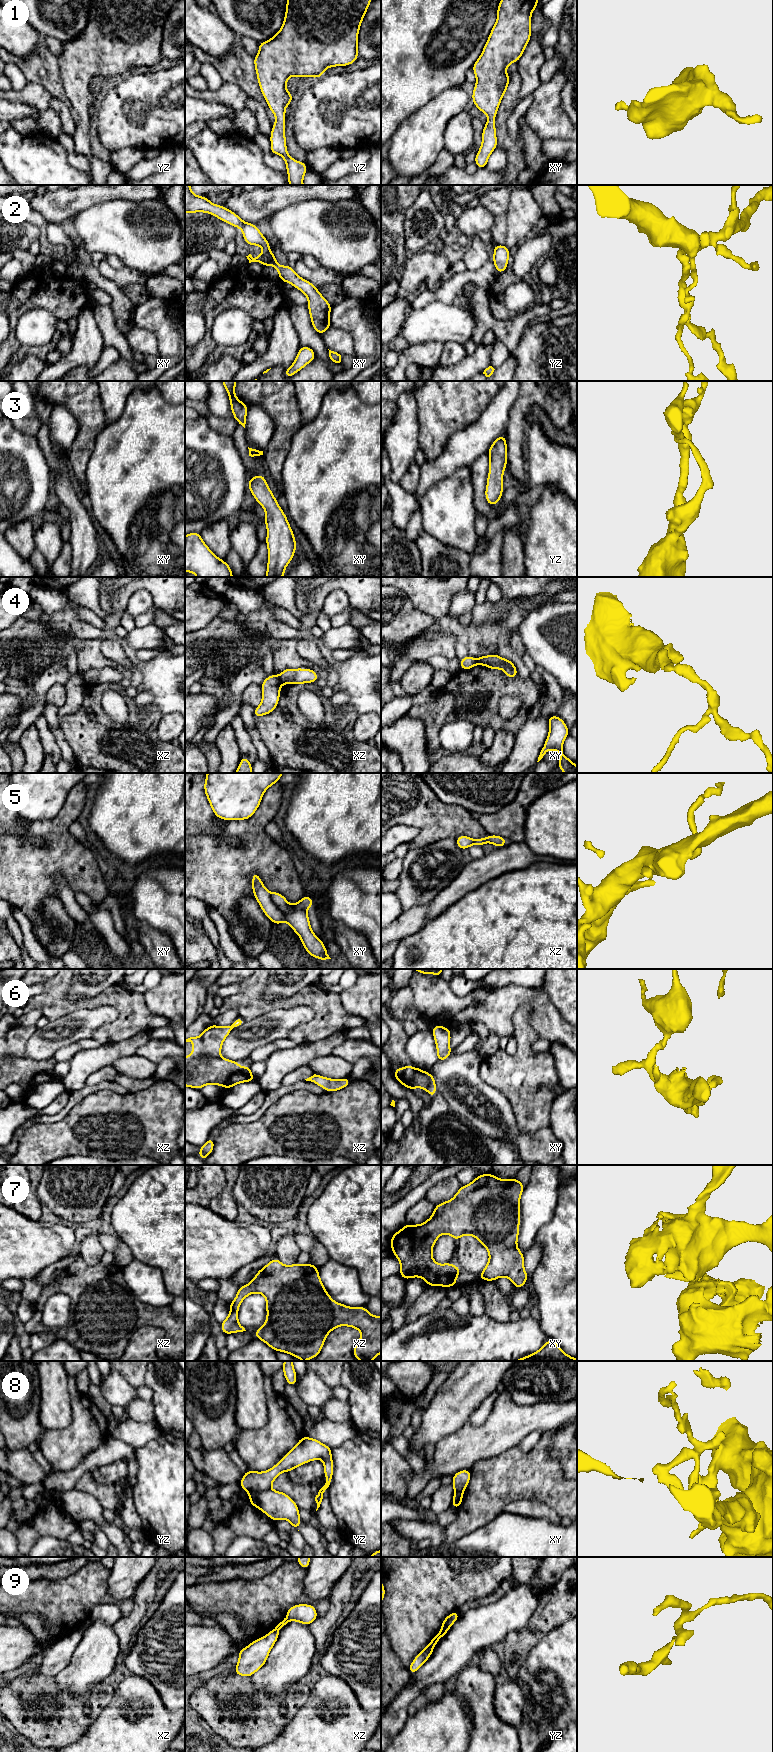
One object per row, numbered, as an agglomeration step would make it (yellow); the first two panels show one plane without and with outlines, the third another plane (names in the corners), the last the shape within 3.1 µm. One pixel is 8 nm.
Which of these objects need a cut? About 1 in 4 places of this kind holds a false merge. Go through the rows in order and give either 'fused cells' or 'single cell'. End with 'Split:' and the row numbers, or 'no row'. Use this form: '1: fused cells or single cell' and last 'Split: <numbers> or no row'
1: single cell
2: single cell
3: single cell
4: fused cells
5: single cell
6: fused cells
7: single cell
8: fused cells
9: fused cells
Split: 4, 6, 8, 9

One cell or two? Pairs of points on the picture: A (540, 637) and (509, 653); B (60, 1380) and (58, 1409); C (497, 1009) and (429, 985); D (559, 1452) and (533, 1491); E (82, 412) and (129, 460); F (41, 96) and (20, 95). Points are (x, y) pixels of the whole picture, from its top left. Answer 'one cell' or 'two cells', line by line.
A: two cells
B: one cell
C: one cell
D: two cells
E: two cells
F: one cell

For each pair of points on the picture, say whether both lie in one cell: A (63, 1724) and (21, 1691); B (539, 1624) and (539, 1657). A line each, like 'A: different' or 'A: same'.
A: same
B: different

